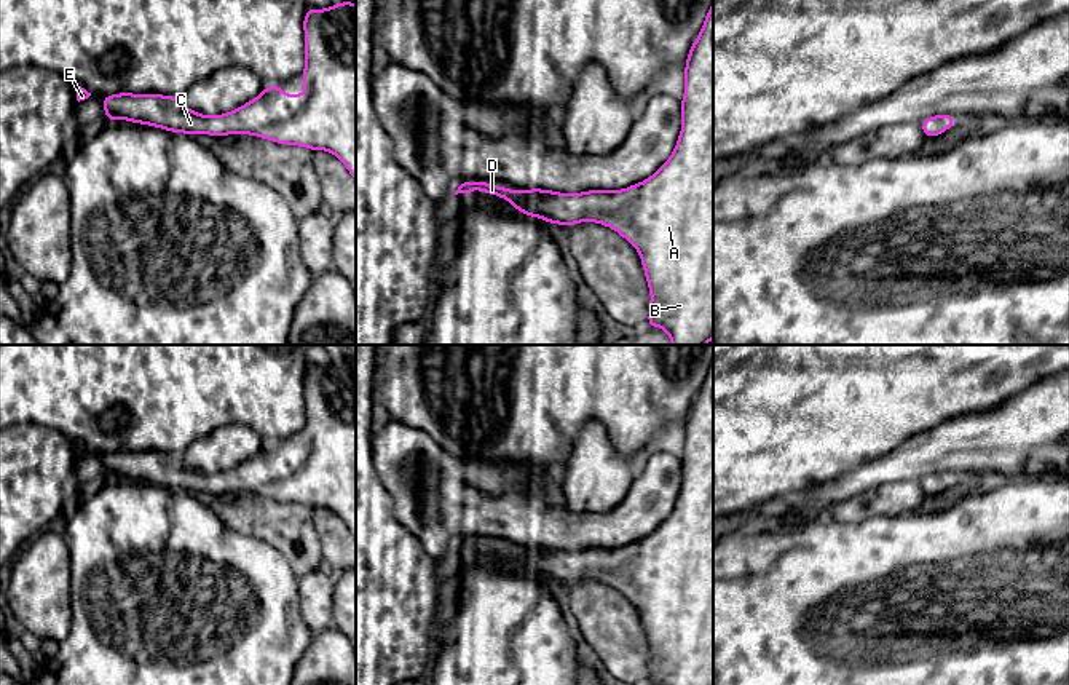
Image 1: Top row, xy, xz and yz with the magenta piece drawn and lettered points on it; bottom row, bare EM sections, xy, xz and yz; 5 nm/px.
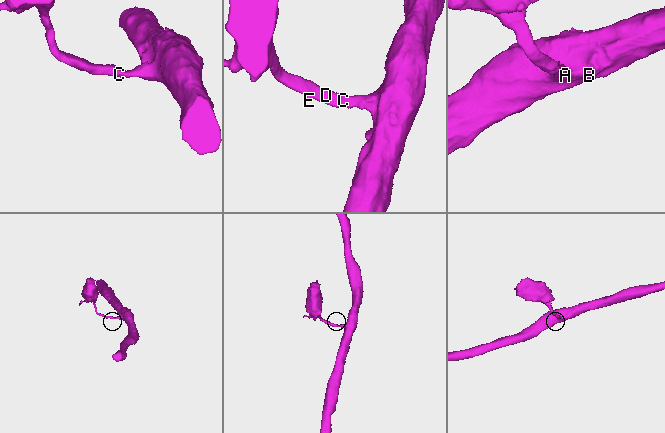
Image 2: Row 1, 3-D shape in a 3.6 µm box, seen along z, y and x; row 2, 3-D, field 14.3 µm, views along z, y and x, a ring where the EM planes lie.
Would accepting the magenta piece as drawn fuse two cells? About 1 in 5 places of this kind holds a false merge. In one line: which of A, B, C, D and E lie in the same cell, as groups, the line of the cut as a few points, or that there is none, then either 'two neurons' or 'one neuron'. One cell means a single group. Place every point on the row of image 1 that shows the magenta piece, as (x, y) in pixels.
A B C D E | no cut | one neuron

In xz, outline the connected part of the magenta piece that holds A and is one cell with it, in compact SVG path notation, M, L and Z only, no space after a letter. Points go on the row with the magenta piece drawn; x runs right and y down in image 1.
M713 2L699 37L694 40L684 65L684 96L681 99L681 133L670 158L646 180L622 190L587 190L566 195L554 190L511 190L487 182L464 182L458 193L480 190L507 200L525 216L539 217L547 224L571 227L578 222L598 222L616 230L633 244L651 292L646 327L662 327L672 345L705 345L713 339Z

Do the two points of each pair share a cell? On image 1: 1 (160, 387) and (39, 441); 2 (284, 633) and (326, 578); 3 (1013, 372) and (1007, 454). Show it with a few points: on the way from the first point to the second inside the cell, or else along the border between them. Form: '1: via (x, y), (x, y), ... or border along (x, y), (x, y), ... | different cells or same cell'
1: border along (21, 422), (51, 427), (75, 443) | different cells
2: border along (297, 578), (300, 615), (313, 634) | different cells
3: border along (1045, 379), (994, 407), (977, 411) | different cells

